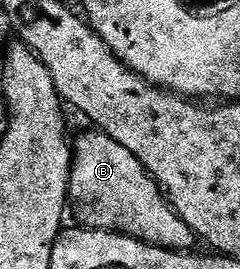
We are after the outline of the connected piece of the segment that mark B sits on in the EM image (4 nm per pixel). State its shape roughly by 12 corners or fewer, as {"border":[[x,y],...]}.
{"border":[[103,132],[72,144],[71,199],[93,229],[193,249],[146,167]]}

